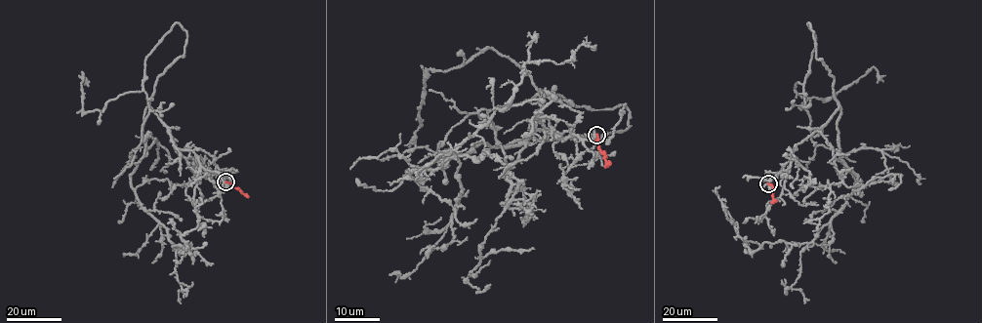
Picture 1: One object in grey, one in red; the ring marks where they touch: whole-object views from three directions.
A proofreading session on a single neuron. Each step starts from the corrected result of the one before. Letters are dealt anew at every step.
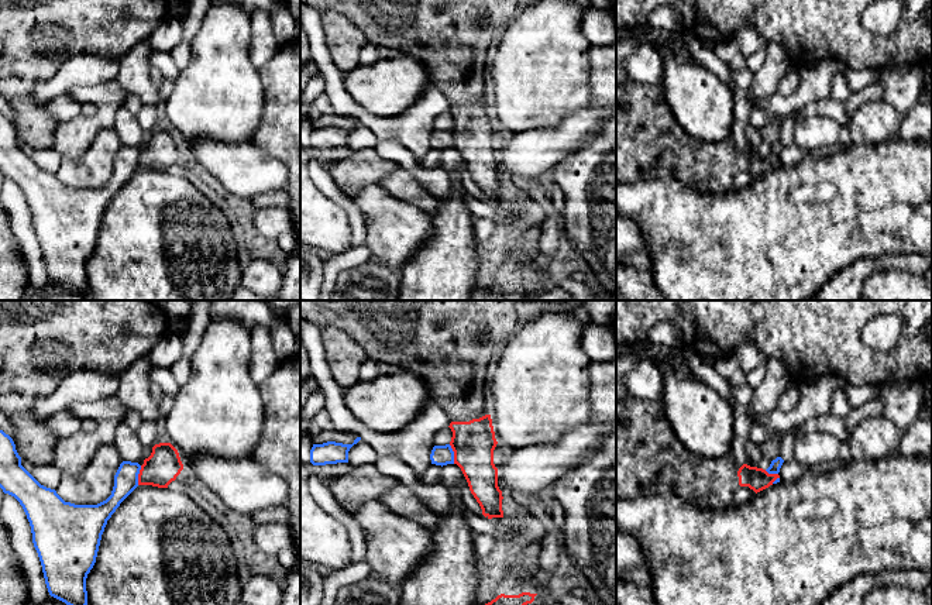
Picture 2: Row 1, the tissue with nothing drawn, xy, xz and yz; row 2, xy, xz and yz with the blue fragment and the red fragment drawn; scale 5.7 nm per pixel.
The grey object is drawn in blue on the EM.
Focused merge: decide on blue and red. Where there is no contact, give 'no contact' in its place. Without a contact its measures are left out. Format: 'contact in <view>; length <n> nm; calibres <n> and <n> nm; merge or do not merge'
contact in xy; length 110 nm; calibres 140 and 200 nm; do not merge

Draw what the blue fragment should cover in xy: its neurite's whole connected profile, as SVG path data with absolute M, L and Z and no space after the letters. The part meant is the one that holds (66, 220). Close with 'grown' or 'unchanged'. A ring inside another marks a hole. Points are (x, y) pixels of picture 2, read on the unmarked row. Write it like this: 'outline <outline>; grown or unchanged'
outline M0 114L0 172L23 190L31 210L51 281L72 292L87 291L86 262L93 252L107 204L138 171L138 147L123 145L111 179L97 189L65 186L23 149L13 123Z; unchanged

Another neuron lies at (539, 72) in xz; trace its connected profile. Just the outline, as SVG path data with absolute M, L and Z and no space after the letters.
M536 0L520 6L516 17L492 49L488 66L489 99L499 128L516 134L558 126L568 114L591 104L591 44L581 30L584 7L572 0Z

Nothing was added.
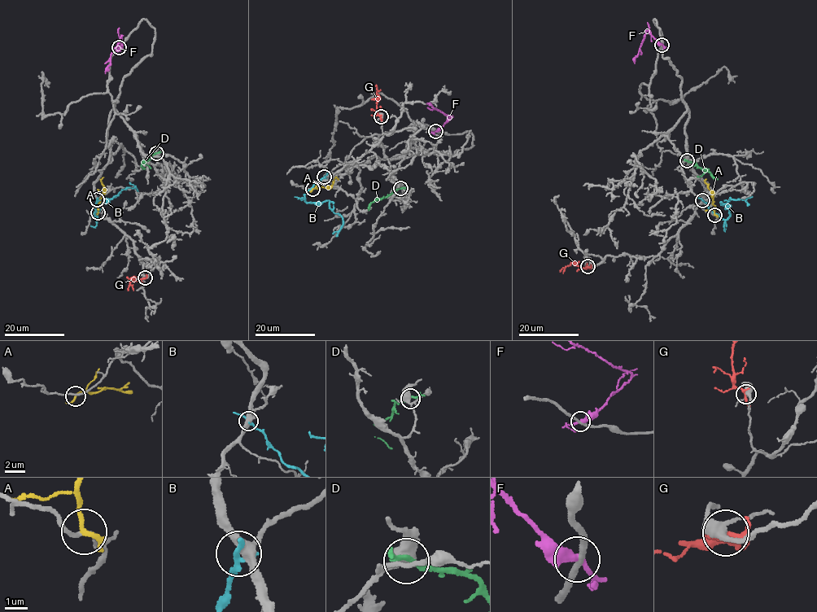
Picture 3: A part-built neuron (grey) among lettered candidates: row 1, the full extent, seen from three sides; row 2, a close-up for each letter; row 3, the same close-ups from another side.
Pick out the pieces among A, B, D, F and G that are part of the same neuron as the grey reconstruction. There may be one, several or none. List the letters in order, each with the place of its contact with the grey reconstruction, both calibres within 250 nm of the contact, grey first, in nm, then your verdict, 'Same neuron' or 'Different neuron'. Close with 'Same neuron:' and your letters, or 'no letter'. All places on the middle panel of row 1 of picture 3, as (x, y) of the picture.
A: Touches grey at (312, 189). Thickness 160 nm (grey) against 190 nm. Different neuron
B: Touches grey at (324, 177). Thickness 360 nm (grey) against 190 nm. Different neuron
D: Touches grey at (400, 188). Thickness 440 nm (grey) against 190 nm. Different neuron
F: Touches grey at (435, 131). Thickness 240 nm (grey) against 320 nm. Different neuron
G: Touches grey at (381, 116). Thickness 360 nm (grey) against 240 nm. Different neuron
Same neuron: no letter

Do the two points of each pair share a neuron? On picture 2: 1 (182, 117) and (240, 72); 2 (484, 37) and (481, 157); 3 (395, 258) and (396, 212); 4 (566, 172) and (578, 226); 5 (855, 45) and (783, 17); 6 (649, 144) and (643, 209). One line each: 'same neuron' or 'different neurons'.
1: same neuron
2: same neuron
3: same neuron
4: same neuron
5: same neuron
6: different neurons

